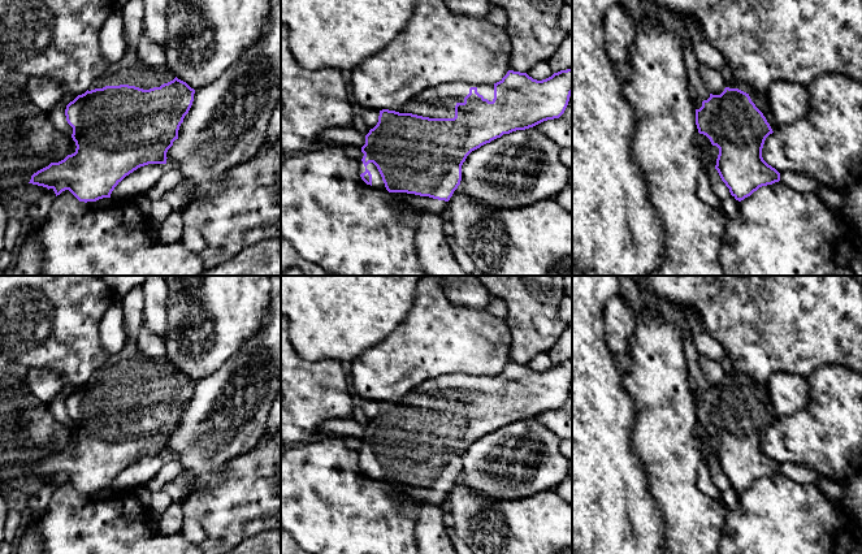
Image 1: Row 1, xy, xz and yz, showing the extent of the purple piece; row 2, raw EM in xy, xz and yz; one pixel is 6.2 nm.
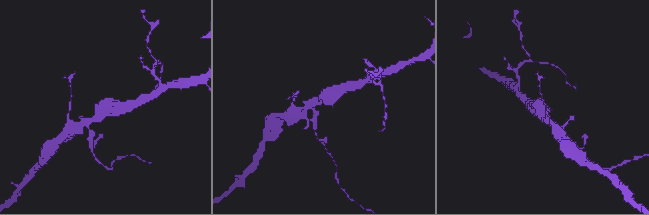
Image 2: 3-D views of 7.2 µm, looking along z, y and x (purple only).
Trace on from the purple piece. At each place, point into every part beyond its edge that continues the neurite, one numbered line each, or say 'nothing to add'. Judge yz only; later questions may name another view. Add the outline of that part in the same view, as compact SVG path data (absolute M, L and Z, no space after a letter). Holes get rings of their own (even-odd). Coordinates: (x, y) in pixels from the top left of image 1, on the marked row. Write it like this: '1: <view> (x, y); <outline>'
1: yz (759, 99); M732 78L729 83L725 83L725 87L738 88L746 92L750 96L751 101L755 104L755 107L763 113L772 131L777 130L779 125L772 116L772 112L770 109L768 100L767 100L767 96L764 95L764 91L758 92L754 88L749 87L748 85L737 82L735 78Z

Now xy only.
1: xy (130, 69); M126 46L124 57L111 66L90 86L88 91L105 86L129 85L143 90L160 87L176 77L168 68L151 68Z

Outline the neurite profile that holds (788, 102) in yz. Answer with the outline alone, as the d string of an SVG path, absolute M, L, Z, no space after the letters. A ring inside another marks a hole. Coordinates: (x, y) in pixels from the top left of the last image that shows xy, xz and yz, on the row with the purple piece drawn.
M775 82L764 90L770 109L777 125L789 125L810 109L810 95L803 85Z

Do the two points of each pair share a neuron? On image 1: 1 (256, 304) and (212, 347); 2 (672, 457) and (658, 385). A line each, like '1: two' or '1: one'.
1: one
2: one

